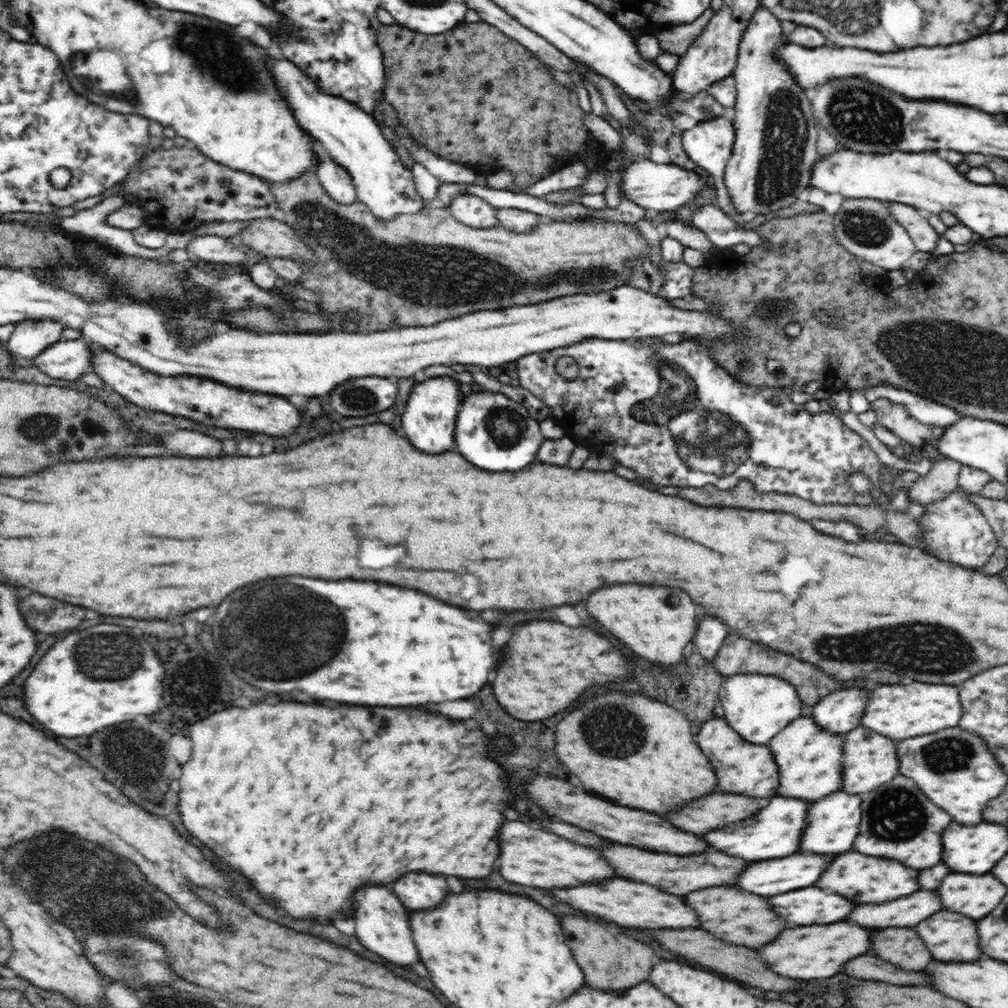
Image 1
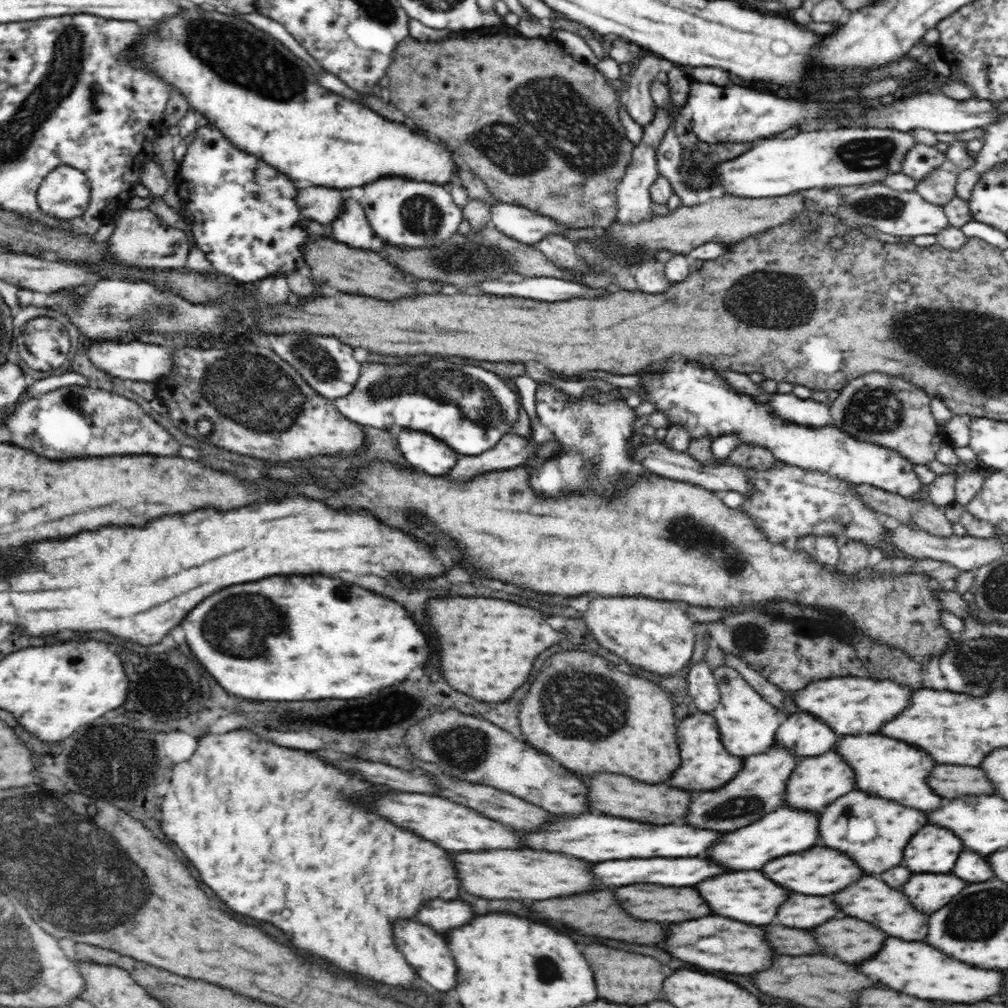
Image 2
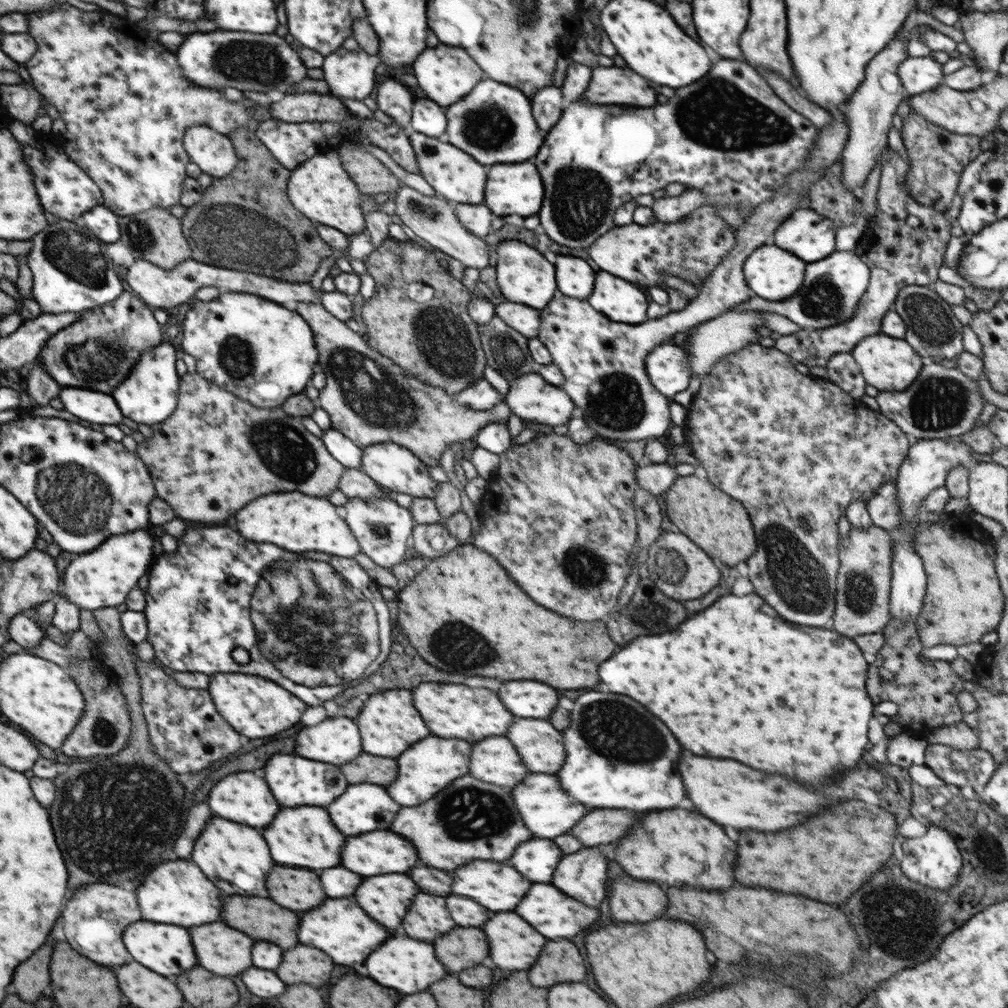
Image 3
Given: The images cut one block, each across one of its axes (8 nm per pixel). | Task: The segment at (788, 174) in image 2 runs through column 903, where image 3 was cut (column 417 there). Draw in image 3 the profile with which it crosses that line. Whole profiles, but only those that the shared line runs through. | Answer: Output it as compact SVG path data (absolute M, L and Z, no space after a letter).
M414 130L408 131L409 140L416 156L417 166L420 174L424 177L424 180L430 184L430 186L436 191L436 196L441 196L445 200L452 201L456 204L470 204L480 205L484 203L485 198L485 184L488 176L488 166L482 166L478 164L474 158L456 148L451 143L440 142L438 138L432 138L430 136L420 134Z

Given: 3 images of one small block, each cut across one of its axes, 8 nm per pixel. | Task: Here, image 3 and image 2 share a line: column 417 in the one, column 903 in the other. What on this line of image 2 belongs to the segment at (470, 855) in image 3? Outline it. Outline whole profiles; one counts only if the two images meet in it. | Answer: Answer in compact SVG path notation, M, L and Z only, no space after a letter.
M851 790L834 801L820 814L820 842L828 848L850 856L866 874L880 874L902 862L902 850L922 826L926 818L920 810L900 806L896 802Z

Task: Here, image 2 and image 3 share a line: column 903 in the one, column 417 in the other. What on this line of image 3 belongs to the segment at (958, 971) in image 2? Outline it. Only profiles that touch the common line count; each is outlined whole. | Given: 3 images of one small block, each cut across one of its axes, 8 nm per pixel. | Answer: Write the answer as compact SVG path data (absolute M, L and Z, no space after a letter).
M388 938L388 942L384 942L384 946L378 946L364 962L364 966L368 968L368 976L372 980L376 980L378 984L386 986L386 988L394 988L398 992L404 994L416 994L422 992L430 986L430 982L436 982L438 976L444 978L446 976L446 968L438 964L438 960L434 958L434 948L428 942L418 942L414 938Z

